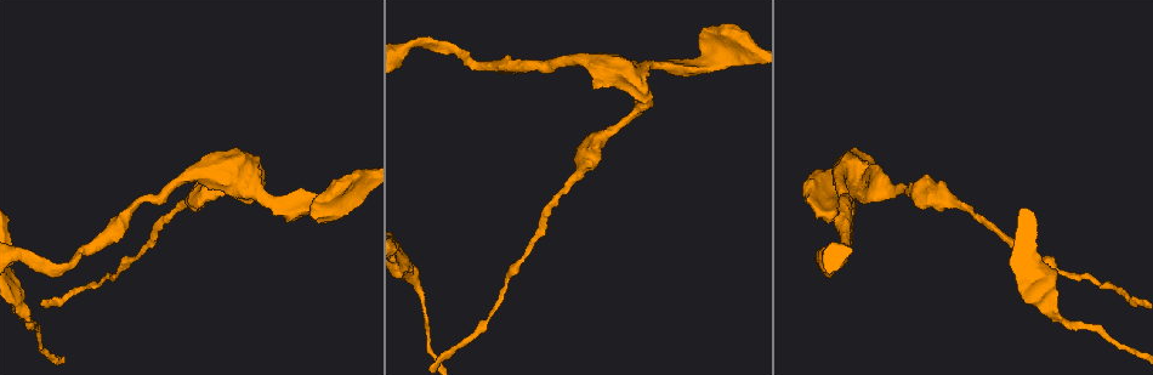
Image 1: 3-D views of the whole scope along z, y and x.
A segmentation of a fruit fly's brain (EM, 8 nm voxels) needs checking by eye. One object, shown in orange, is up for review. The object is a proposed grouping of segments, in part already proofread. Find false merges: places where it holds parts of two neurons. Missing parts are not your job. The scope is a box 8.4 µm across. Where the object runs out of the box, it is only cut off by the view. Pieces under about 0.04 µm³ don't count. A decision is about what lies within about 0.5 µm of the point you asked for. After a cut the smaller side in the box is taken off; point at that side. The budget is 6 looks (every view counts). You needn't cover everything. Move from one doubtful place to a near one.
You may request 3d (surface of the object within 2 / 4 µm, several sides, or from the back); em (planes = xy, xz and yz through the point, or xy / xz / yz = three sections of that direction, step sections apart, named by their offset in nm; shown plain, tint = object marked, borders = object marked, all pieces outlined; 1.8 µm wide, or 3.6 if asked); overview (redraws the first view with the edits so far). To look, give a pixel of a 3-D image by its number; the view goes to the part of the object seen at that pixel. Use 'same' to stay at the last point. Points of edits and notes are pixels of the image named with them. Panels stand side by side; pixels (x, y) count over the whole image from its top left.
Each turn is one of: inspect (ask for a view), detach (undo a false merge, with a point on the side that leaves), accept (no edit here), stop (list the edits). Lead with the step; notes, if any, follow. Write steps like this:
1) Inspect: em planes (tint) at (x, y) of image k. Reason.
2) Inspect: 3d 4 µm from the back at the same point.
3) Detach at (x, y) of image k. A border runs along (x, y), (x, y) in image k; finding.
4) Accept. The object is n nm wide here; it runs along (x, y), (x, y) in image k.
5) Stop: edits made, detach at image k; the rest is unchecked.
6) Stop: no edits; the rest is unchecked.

Inspect: em planes (tint) at (832, 206) of image 1. A fork.

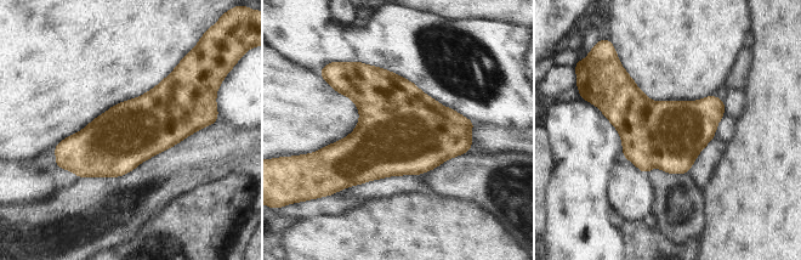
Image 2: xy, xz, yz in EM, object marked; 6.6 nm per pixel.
Accept. One neuron here.

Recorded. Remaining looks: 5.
Inspect: 3d 4 µm at (636, 68) of image 1. Abrupt turn.

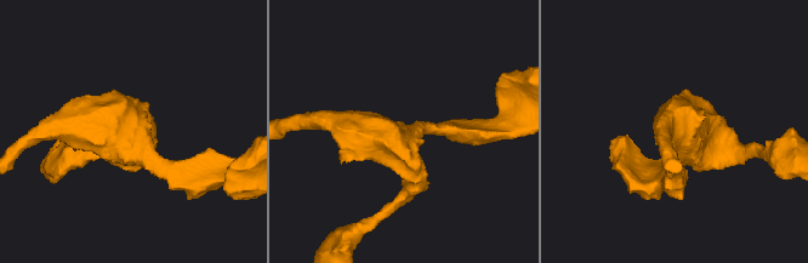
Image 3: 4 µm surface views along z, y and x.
Inspect: em 3.6 µm planes (tint) at (133, 150) of image 3. 3 arms meet here; the arms are 220, 240, 360 nm wide.

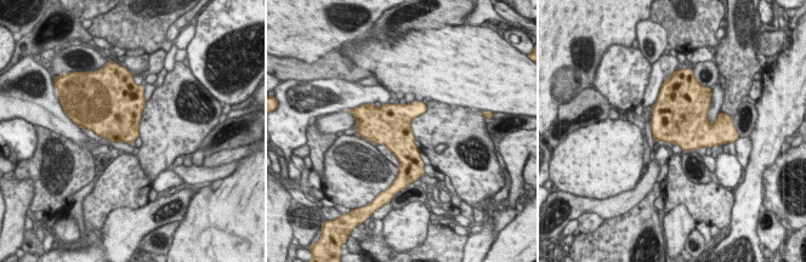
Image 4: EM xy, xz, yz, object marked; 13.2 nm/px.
Accept. All the same neuron.

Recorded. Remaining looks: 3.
Inspect: 3d 4 µm at (27, 317) of image 1. Calibre changes.

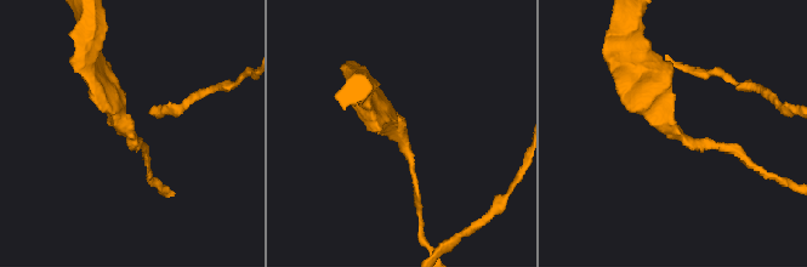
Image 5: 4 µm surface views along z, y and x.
Inspect: em planes (tint) at (681, 137) of image 5.

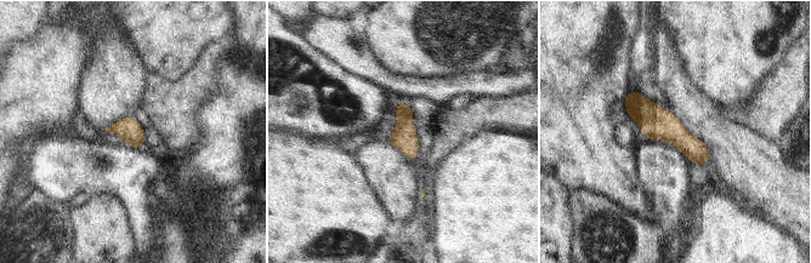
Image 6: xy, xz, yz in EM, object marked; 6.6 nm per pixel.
Accept. It runs along (628, 97), (703, 160) in image 6; continuous, no second neuron.

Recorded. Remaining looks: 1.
Stop: no edits; the rest is unchecked.

